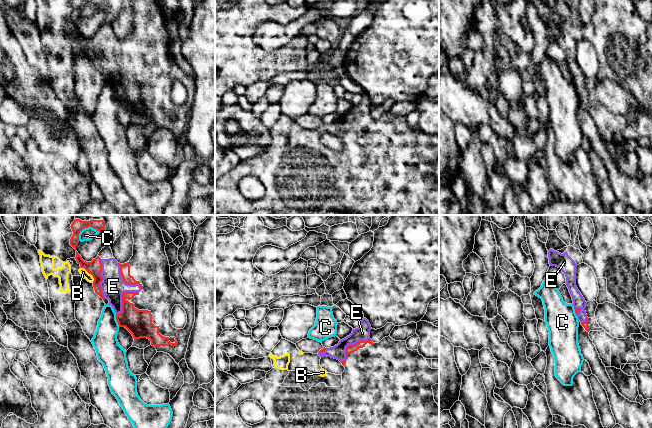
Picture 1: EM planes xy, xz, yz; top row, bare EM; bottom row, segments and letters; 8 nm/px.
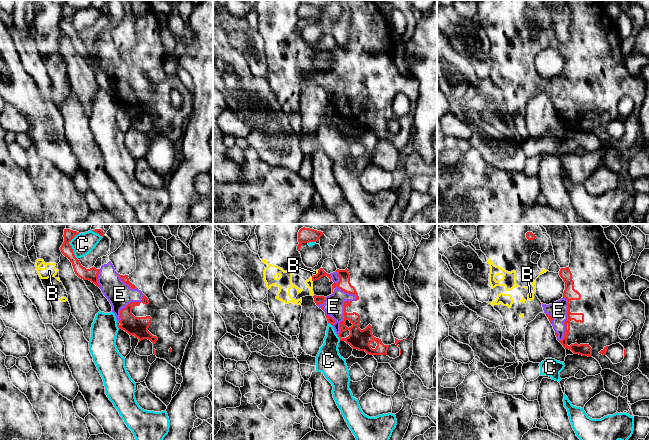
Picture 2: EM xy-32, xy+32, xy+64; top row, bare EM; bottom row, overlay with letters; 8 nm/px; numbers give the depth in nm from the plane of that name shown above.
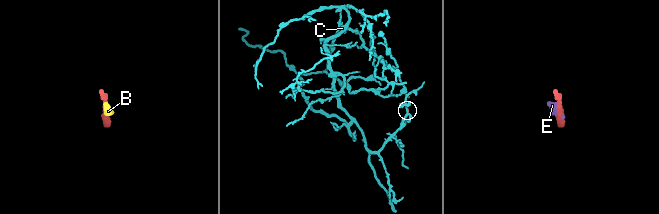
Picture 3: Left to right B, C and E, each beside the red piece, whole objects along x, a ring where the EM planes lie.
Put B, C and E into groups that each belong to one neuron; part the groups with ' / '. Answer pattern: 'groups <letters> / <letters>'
groups B E / C

